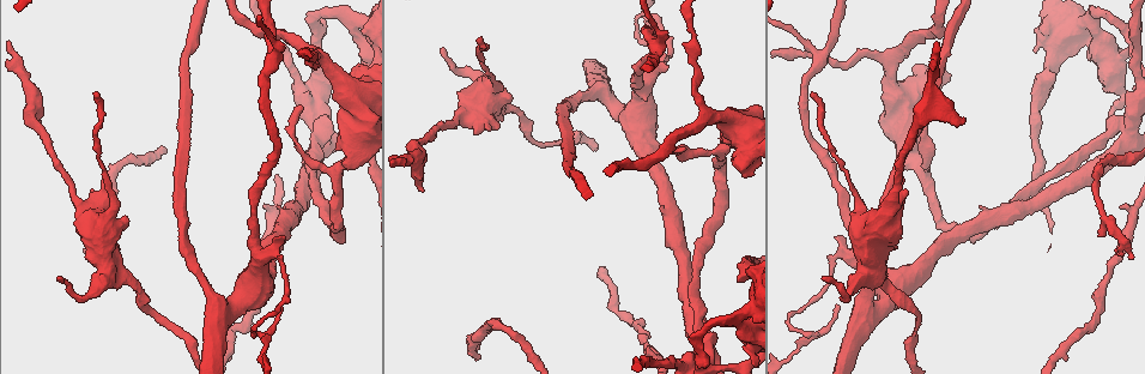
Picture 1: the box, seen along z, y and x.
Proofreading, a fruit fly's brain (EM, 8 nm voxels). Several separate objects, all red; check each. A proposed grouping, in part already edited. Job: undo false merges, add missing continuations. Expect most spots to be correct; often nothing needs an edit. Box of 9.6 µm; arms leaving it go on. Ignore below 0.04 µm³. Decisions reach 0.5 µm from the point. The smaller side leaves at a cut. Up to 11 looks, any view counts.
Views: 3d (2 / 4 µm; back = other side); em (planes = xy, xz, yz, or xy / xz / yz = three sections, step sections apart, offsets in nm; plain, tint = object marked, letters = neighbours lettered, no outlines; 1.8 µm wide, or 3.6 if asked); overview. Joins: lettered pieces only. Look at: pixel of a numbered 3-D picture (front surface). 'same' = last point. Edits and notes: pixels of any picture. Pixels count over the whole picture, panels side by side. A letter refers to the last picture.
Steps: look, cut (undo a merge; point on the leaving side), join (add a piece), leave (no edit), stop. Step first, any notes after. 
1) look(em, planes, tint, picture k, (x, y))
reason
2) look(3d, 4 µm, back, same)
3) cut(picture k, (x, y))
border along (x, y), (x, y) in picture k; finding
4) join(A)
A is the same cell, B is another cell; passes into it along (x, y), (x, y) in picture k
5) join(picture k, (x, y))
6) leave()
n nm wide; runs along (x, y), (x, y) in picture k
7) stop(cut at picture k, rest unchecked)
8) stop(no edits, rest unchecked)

look(3d, 4 µm, picture 1, (491, 331))
branch stops here

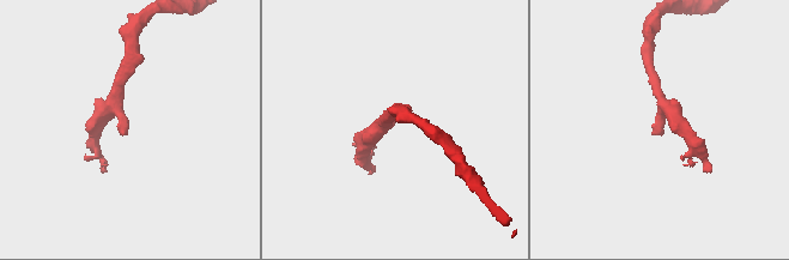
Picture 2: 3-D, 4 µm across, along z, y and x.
look(em, planes, plain, picture 2, (655, 131))

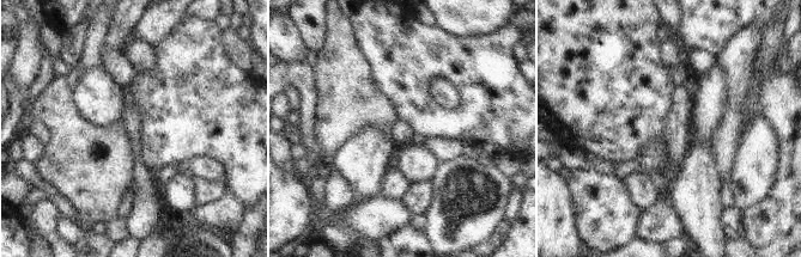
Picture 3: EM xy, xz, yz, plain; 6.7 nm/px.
look(em, planes, letters, same)

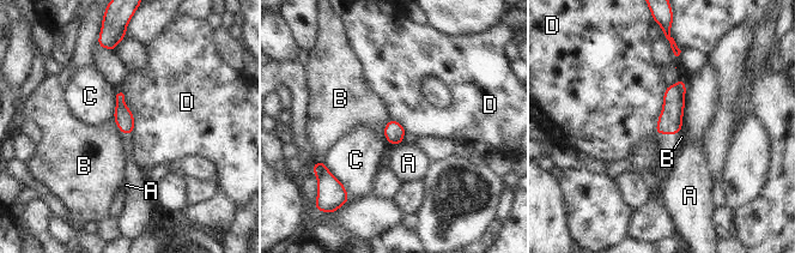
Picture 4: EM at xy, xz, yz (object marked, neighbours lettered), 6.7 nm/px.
leave()
A, B, C and D are other cells; none of them fits

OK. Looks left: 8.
look(em, planes, letters, picture 1, (683, 148))
free end

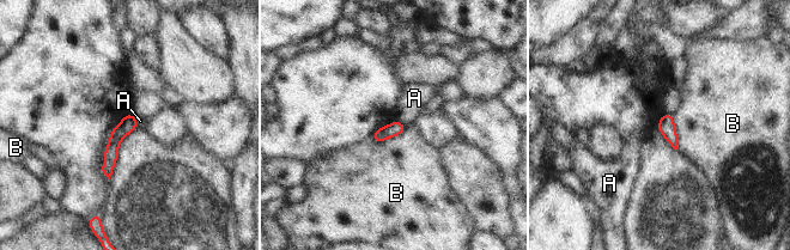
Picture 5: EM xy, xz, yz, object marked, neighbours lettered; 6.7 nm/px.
leave()
A and B are other cells; border along (396, 119), (406, 126) in picture 5; none of them fits

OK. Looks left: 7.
look(em, planes, letters, picture 1, (534, 143))
sudden change in width

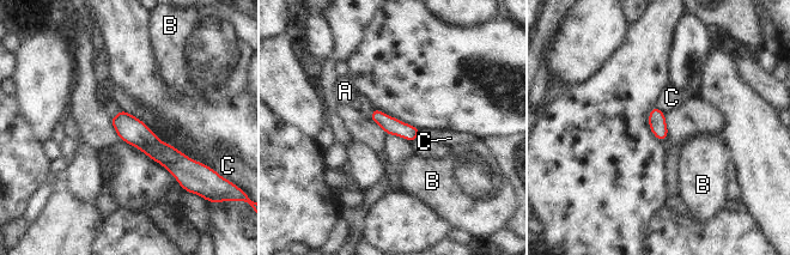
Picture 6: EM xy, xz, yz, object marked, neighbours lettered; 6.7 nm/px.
leave()
A, B and C are other cells; border along (120, 108), (139, 117), (149, 127) in picture 6; continuous, no second neuron

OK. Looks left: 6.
look(em, planes, plain, picture 1, (821, 278))
free end

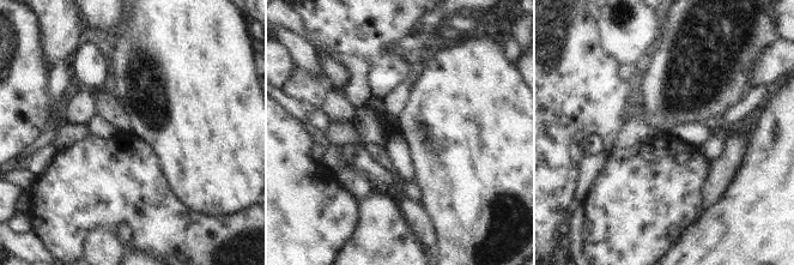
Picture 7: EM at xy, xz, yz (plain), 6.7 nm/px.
look(em, planes, letters, same)

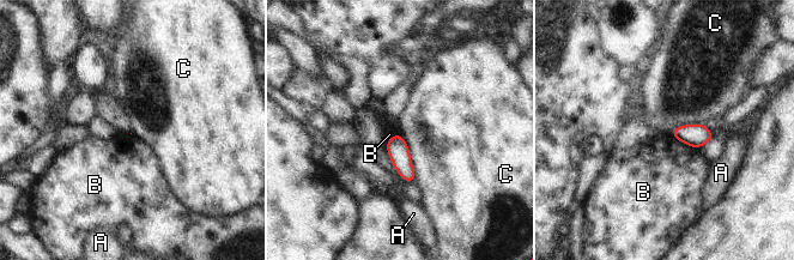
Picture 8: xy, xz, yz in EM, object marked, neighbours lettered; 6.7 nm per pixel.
leave()
A, B and C are other cells; border along (399, 133), (408, 147), (414, 182) in picture 8; no lettered piece goes on from it

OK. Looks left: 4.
stop(no edits, rest unchecked)

